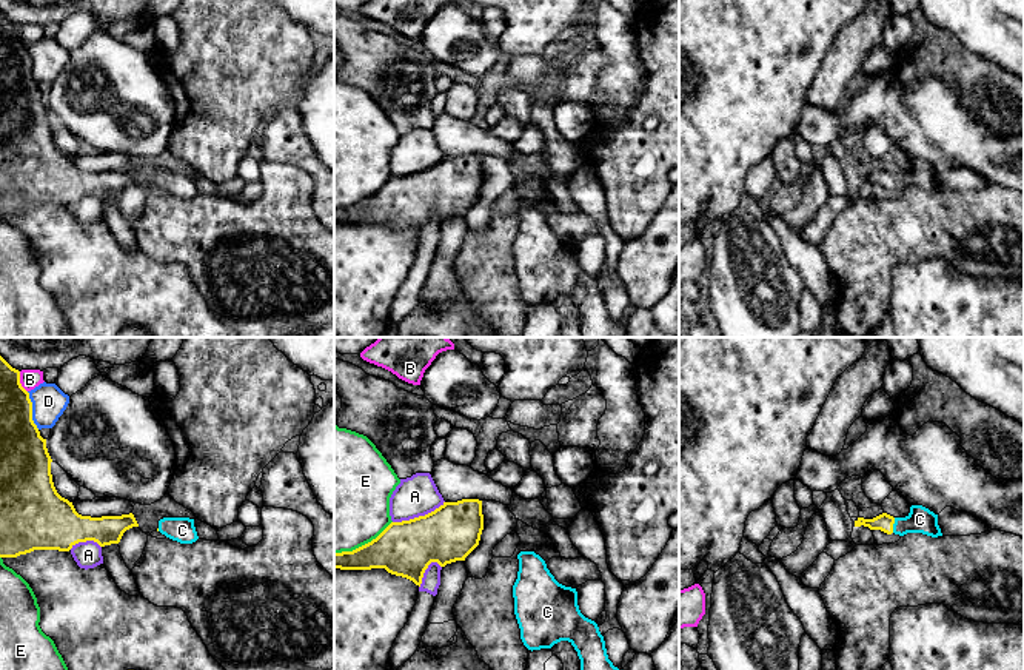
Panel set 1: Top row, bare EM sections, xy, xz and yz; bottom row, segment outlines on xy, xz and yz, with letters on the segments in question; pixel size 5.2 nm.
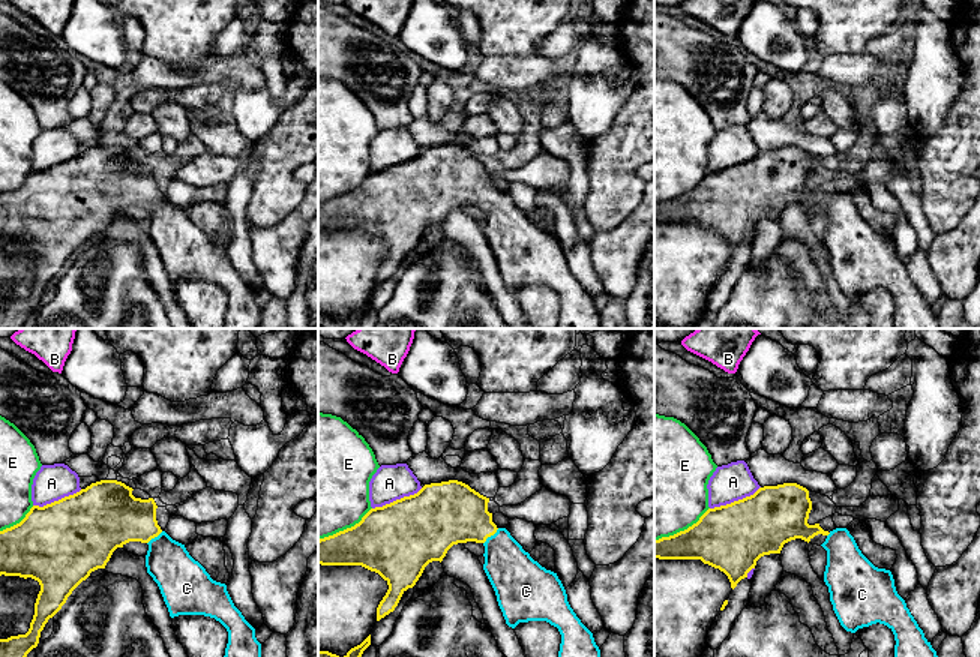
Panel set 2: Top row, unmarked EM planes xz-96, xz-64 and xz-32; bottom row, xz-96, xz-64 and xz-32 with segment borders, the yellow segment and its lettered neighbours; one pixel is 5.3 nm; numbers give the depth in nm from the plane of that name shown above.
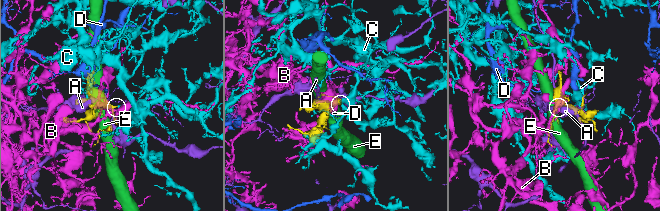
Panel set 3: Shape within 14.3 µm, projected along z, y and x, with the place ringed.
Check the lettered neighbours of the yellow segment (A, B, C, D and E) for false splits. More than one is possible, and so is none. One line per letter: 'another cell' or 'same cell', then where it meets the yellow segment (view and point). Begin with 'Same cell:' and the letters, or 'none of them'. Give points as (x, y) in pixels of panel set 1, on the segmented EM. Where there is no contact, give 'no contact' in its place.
Same cell: C
A: another cell; contact xz (419, 516)
B: another cell; contact xy (19, 382)
C: same cell; contact yz (892, 525)
D: another cell; contact xy (31, 410)
E: another cell; contact xz (362, 546)

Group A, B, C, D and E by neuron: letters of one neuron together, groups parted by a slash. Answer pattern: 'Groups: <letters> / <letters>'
Groups: A / B / C / D / E

